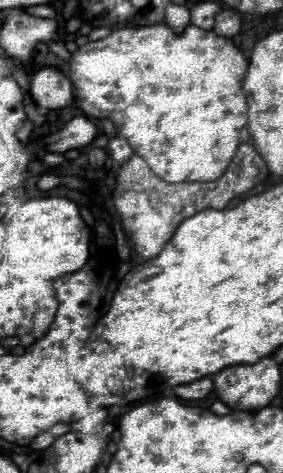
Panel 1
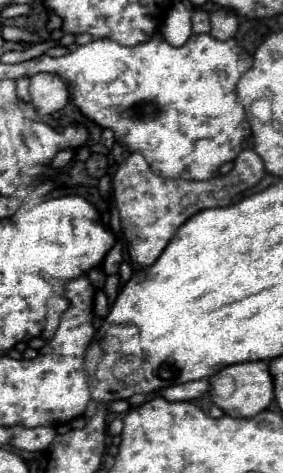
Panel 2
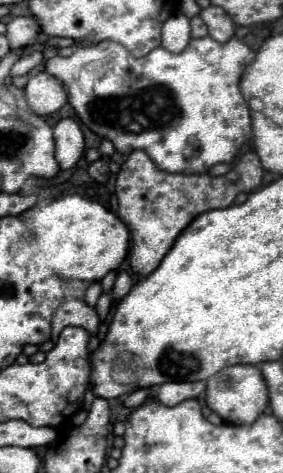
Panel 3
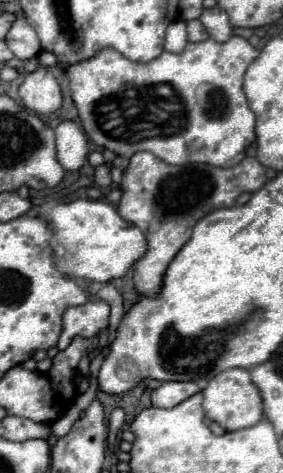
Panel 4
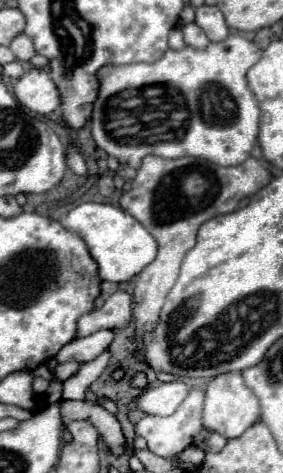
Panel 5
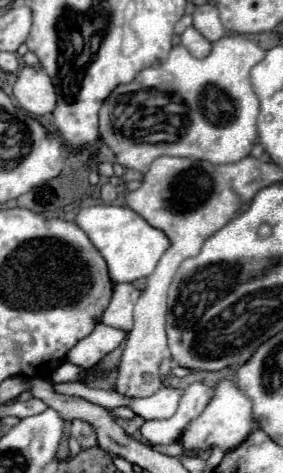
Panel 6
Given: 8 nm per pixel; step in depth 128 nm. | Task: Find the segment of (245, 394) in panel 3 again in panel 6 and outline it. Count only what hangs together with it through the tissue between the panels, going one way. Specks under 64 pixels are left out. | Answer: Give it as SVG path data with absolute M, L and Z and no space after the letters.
M220 380L212 392L212 400L204 408L204 412L188 424L188 428L180 436L180 444L188 452L198 452L202 448L220 446L224 452L236 448L246 440L246 436L252 432L254 418L252 418L252 400L240 392L234 380Z

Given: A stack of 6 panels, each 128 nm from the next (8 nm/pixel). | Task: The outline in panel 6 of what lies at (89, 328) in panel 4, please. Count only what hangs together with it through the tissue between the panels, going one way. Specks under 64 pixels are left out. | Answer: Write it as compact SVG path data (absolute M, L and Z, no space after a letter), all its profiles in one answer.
M116 284L112 300L104 310L100 322L128 332L132 328L132 308L140 296L140 290L132 284Z

